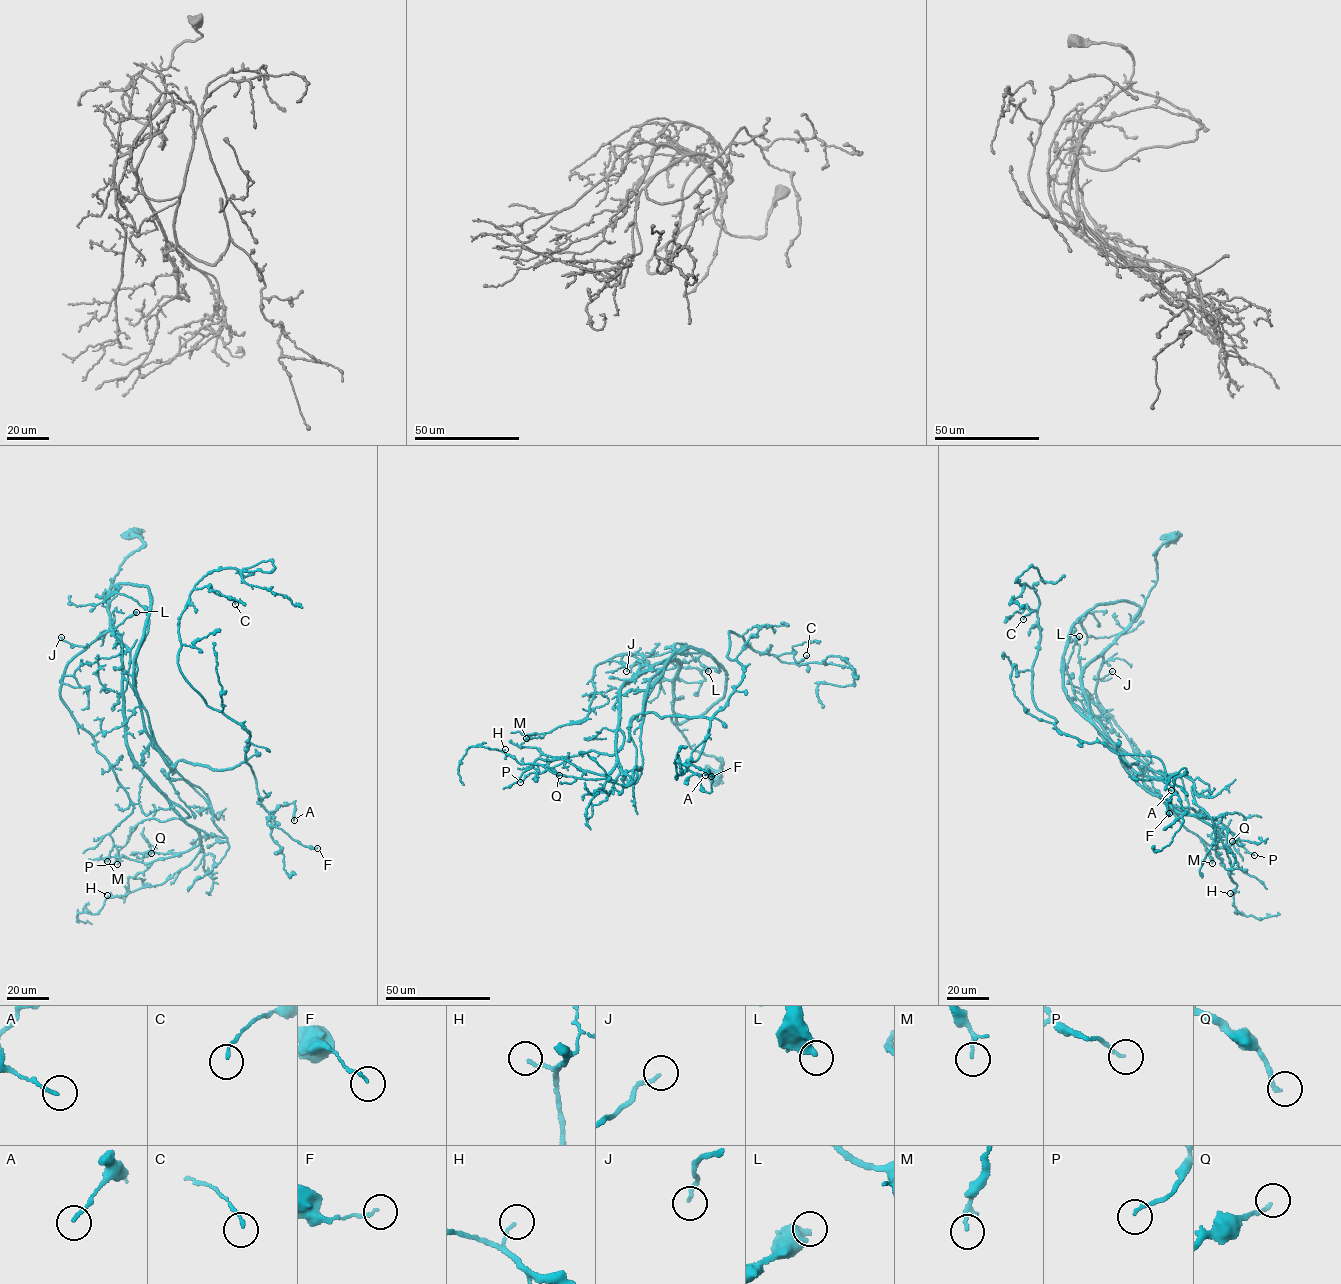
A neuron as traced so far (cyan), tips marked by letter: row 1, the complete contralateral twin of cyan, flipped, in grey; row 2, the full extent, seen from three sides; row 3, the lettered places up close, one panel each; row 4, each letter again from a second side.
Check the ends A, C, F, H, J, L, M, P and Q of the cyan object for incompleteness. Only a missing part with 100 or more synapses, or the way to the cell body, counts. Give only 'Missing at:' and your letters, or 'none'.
Missing at: none

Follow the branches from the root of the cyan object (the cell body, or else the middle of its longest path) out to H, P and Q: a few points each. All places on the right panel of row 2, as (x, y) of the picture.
H: (1175, 538), (1157, 551), (1141, 613), (1084, 669), (1082, 689), (1136, 781), (1214, 827), (1230, 893)
P: (1175, 538), (1157, 551), (1157, 581), (1141, 613), (1084, 669), (1082, 689), (1136, 781), (1214, 818), (1254, 855)
Q: (1175, 538), (1157, 551), (1141, 613), (1084, 669), (1082, 689), (1136, 781), (1213, 827), (1213, 844), (1232, 841)

